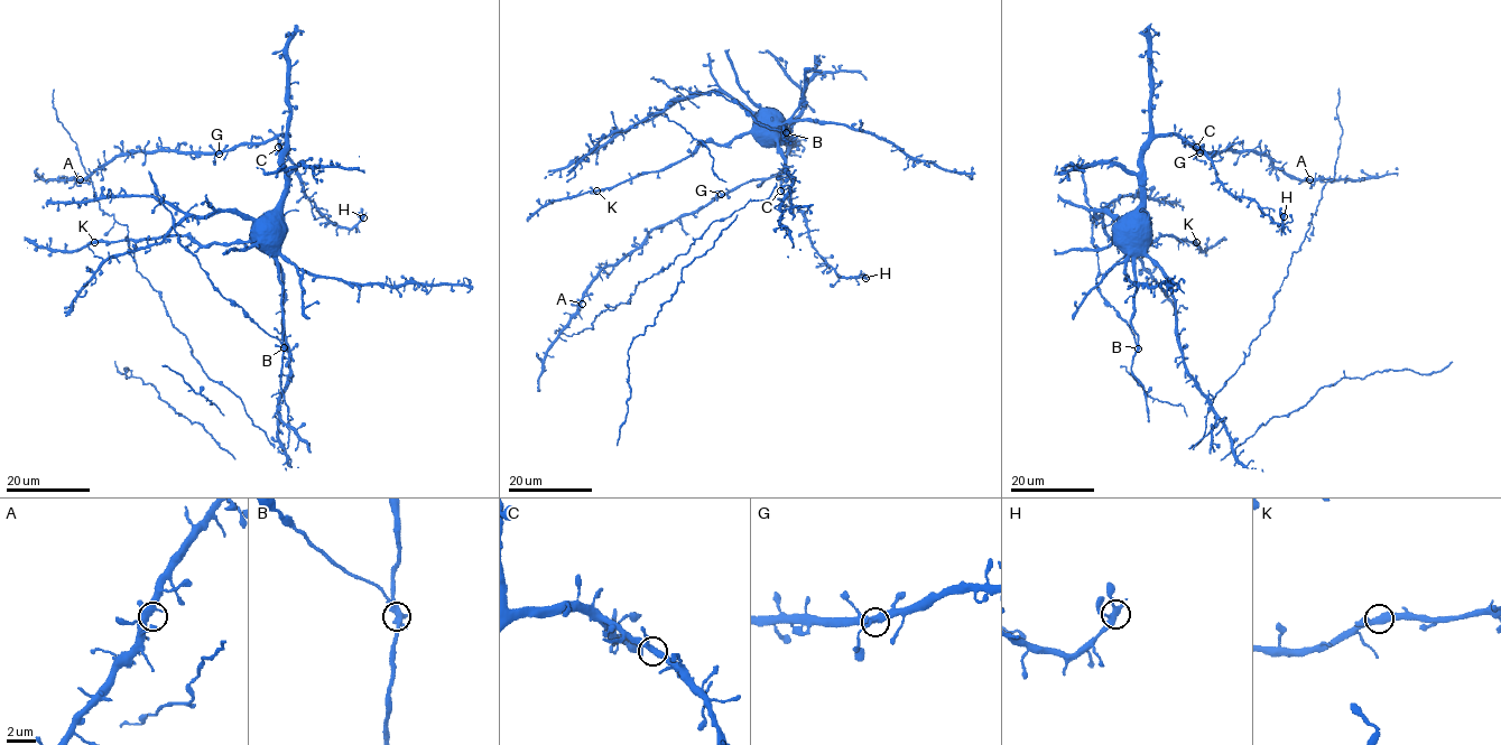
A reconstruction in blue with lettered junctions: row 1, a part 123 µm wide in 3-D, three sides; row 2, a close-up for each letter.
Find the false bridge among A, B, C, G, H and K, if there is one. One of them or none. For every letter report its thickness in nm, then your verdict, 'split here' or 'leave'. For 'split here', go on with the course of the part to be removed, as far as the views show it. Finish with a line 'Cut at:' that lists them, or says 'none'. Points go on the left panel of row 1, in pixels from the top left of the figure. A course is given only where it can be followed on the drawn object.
A: 400 nm thick; leave
B: 340 nm thick; split here; foreign part runs (284, 347), (221, 294), (200, 262), (181, 243), (172, 214), (161, 203), (148, 171)
C: 360 nm thick; leave
G: 320 nm thick; leave
H: 340 nm thick; leave
K: 360 nm thick; leave
Cut at: B

